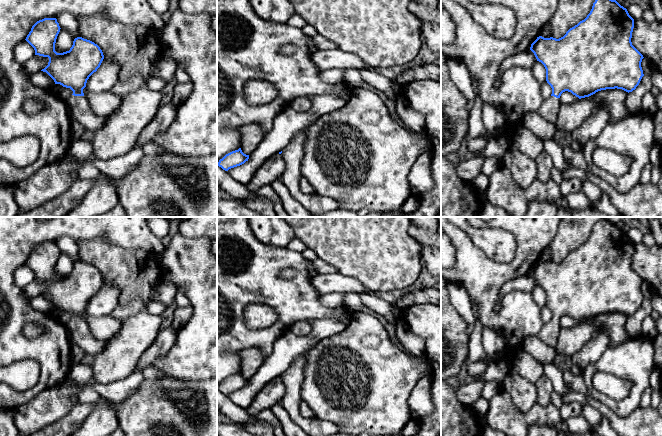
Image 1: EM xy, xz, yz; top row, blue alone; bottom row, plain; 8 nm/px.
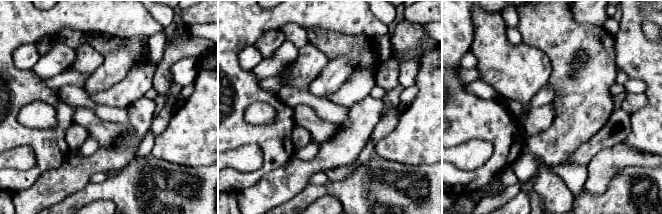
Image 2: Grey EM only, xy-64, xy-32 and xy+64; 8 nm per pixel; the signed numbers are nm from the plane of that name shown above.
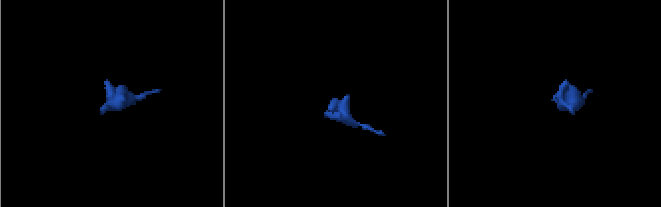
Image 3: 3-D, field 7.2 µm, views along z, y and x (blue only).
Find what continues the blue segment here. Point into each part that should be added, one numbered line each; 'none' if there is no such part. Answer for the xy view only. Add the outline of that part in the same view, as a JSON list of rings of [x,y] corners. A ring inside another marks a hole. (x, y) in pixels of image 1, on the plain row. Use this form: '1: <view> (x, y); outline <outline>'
1: xy (78, 330); outline [[[70,320],[66,325],[71,343],[78,345],[85,354],[97,355],[103,351],[106,341],[93,337],[85,320]]]

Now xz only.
none

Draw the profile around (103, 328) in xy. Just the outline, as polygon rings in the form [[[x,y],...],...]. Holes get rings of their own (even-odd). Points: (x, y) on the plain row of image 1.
[[[85,311],[84,320],[94,338],[107,341],[114,337],[121,328],[121,322],[108,316],[90,316]]]

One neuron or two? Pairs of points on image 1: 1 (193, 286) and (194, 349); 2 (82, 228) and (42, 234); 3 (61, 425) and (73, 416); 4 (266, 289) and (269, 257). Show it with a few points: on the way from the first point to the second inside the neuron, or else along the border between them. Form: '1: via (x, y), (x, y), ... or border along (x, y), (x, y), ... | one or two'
1: via (200, 302), (200, 333) | one
2: via (72, 228), (55, 228), (52, 230) | one
3: via (64, 425), (70, 419) | one
4: via (266, 281), (266, 265) | one

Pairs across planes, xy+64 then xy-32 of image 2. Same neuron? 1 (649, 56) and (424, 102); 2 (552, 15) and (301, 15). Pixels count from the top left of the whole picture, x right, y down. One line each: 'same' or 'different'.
1: same
2: different

